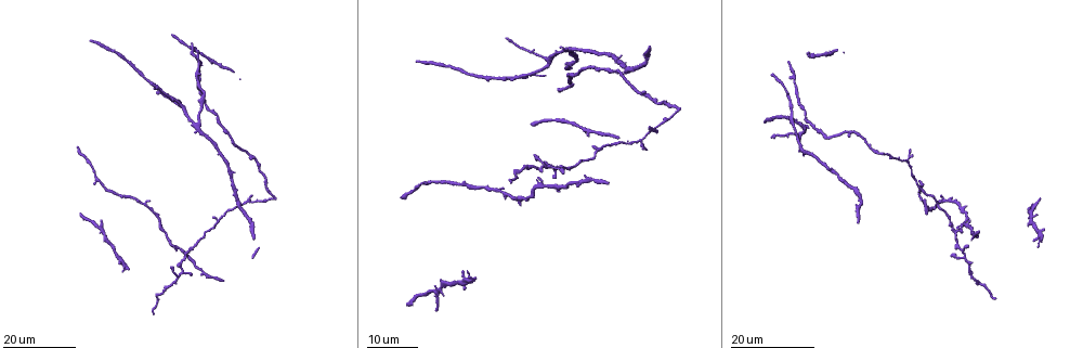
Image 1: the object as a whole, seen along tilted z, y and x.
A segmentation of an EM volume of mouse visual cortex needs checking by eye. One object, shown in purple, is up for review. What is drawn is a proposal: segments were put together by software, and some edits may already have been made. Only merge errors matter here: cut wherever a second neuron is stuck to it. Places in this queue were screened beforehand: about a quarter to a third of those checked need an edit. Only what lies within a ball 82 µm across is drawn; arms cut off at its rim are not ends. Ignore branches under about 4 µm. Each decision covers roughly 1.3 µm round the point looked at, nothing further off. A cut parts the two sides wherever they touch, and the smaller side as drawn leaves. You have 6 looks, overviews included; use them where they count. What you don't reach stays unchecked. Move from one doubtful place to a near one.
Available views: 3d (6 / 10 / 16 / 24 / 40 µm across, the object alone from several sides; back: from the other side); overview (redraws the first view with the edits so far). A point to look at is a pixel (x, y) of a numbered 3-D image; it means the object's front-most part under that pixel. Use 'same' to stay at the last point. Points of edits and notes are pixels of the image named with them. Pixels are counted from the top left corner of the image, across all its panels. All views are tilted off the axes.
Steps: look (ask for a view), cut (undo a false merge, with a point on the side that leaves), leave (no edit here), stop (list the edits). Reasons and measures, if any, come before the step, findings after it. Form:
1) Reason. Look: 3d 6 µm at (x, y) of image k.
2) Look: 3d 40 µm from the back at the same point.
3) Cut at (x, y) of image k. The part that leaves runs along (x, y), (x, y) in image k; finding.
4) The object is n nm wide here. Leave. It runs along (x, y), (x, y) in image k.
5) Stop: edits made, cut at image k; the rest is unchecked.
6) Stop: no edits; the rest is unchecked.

A fork. Look: 3d 24 µm at (801, 133) of image 1.

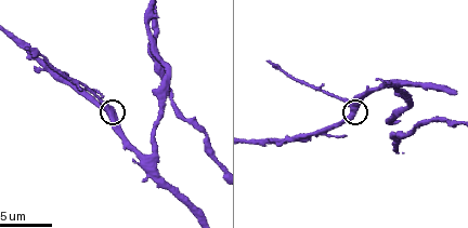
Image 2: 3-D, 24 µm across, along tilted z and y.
Look: 3d 10 µm at (351, 111) of image 2.

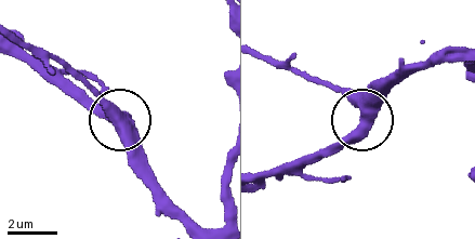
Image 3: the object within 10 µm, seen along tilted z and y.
The object is 420 nm wide here. Leave. It runs along (195, 221), (161, 188), (132, 128), (73, 76) in image 3; all the same neuron.

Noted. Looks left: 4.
Look: 3d 6 µm at (156, 155) of image 2.

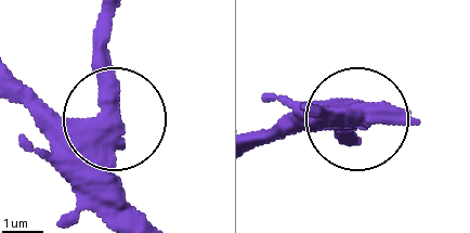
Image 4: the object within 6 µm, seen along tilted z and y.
Look: 3d 6 µm from the back at (114, 125) of image 4.

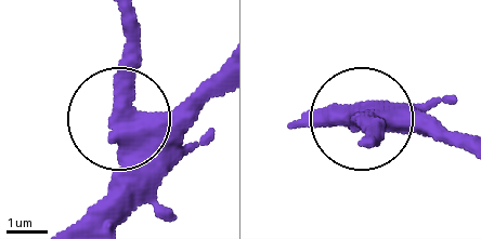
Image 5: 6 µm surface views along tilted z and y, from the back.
Leave. It runs along (121, 18), (118, 217) in image 5; all the same neuron.

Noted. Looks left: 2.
A fork. Look: 3d 16 µm at (556, 187) of image 1.

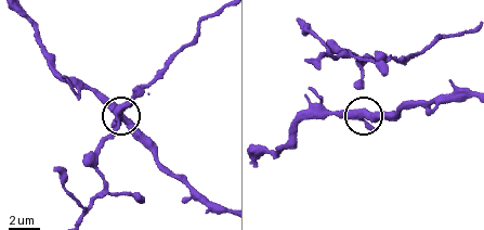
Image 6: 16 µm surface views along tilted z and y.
Zoom in. Look: 3d 6 µm at (363, 118) of image 6.

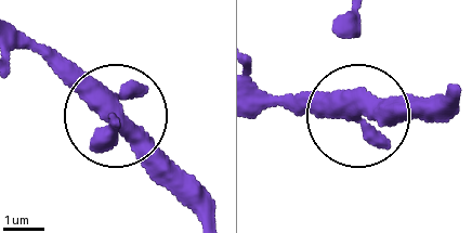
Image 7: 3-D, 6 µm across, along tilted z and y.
The object is 390 nm wide here. Leave. It runs along (356, 18), (359, 109), (397, 101), (425, 109) in image 7; continuous, no second neuron.

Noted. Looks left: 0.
Stop: no edits; the rest is unchecked.

